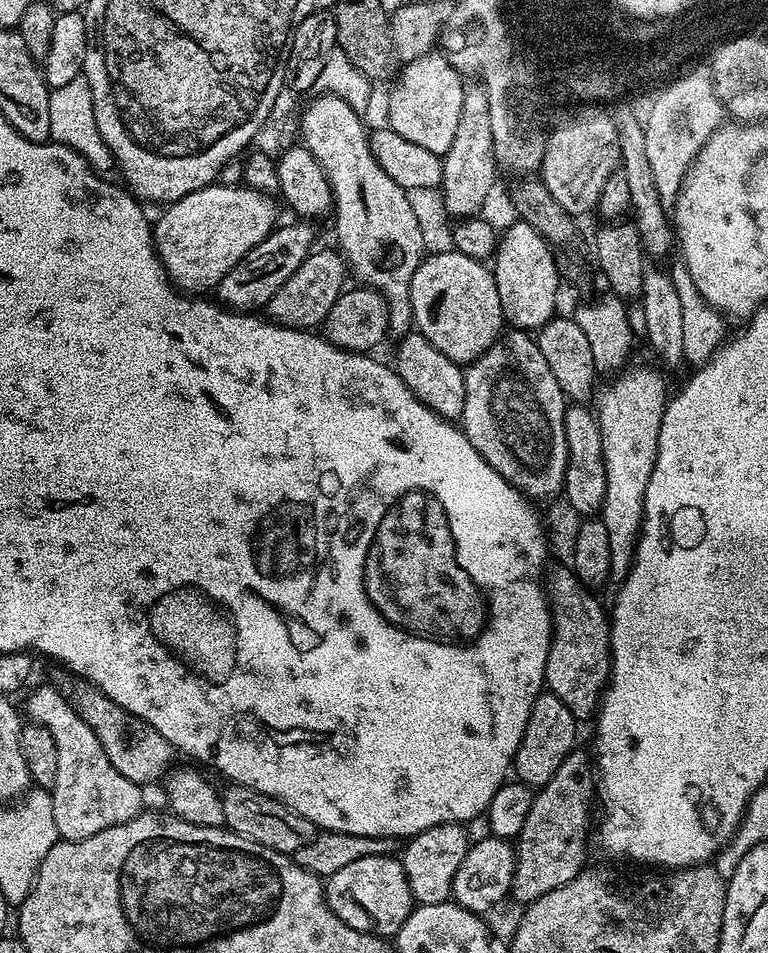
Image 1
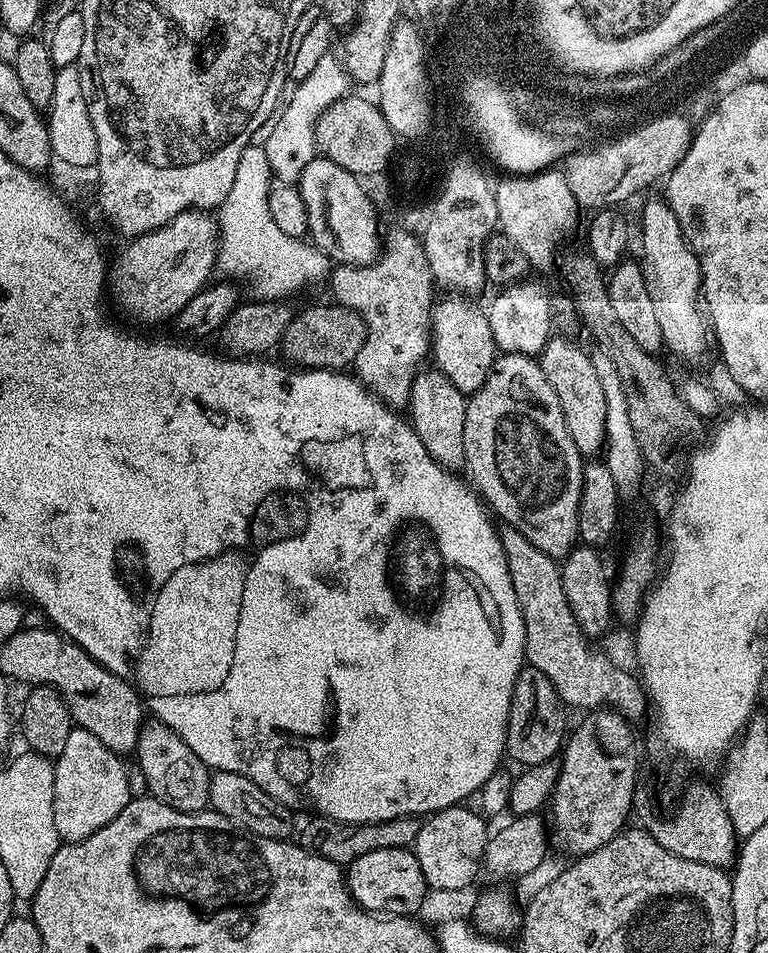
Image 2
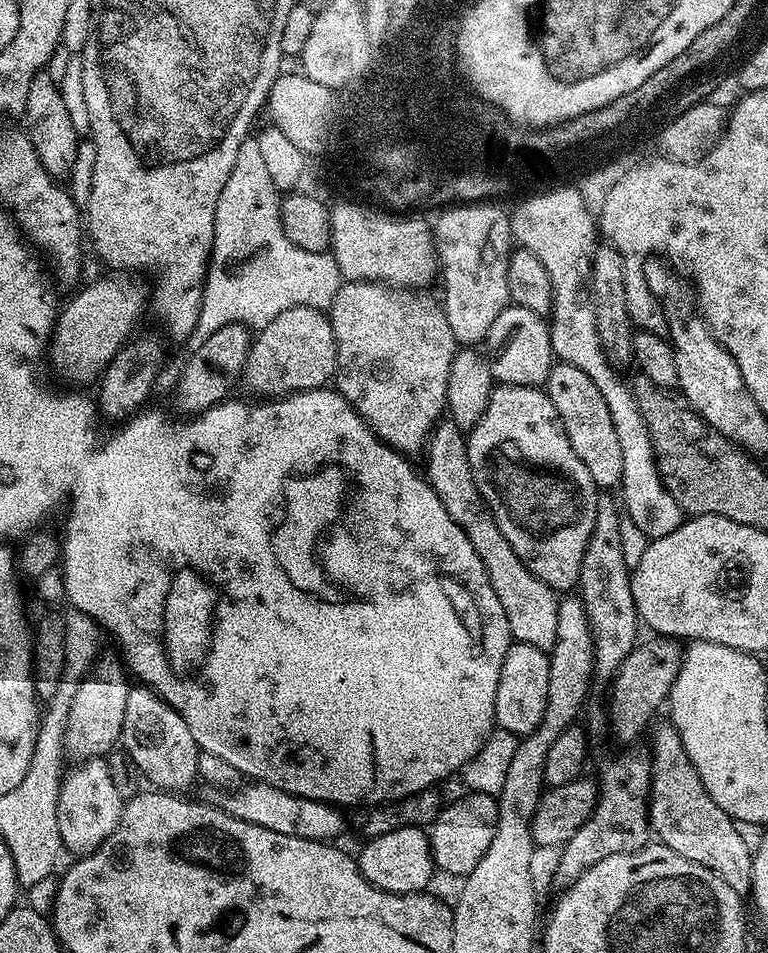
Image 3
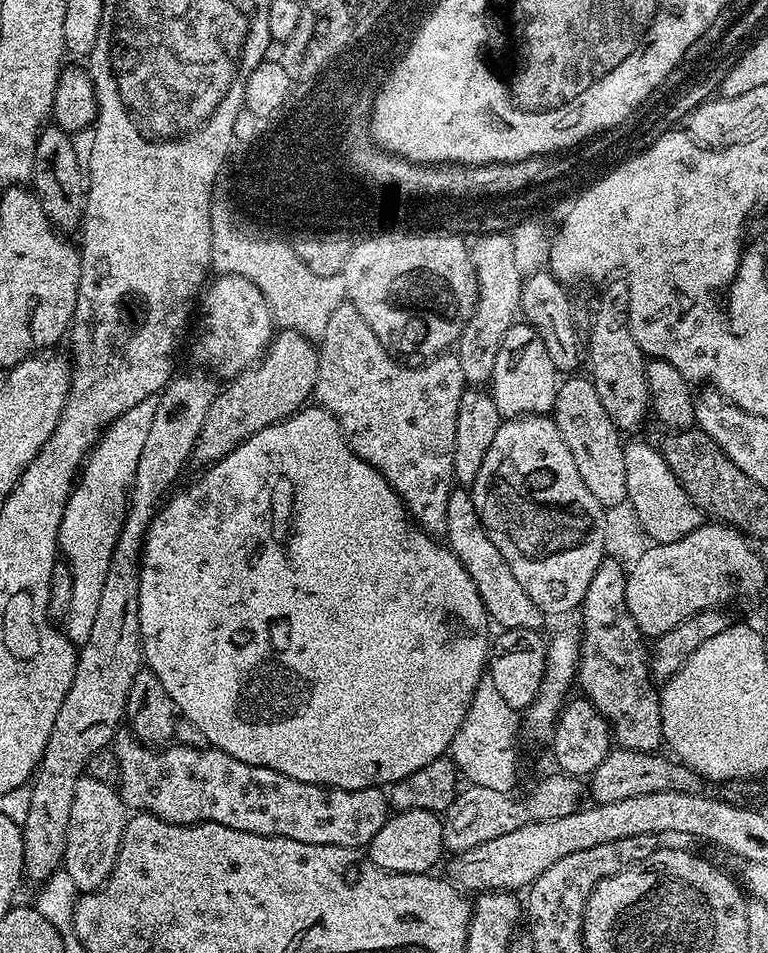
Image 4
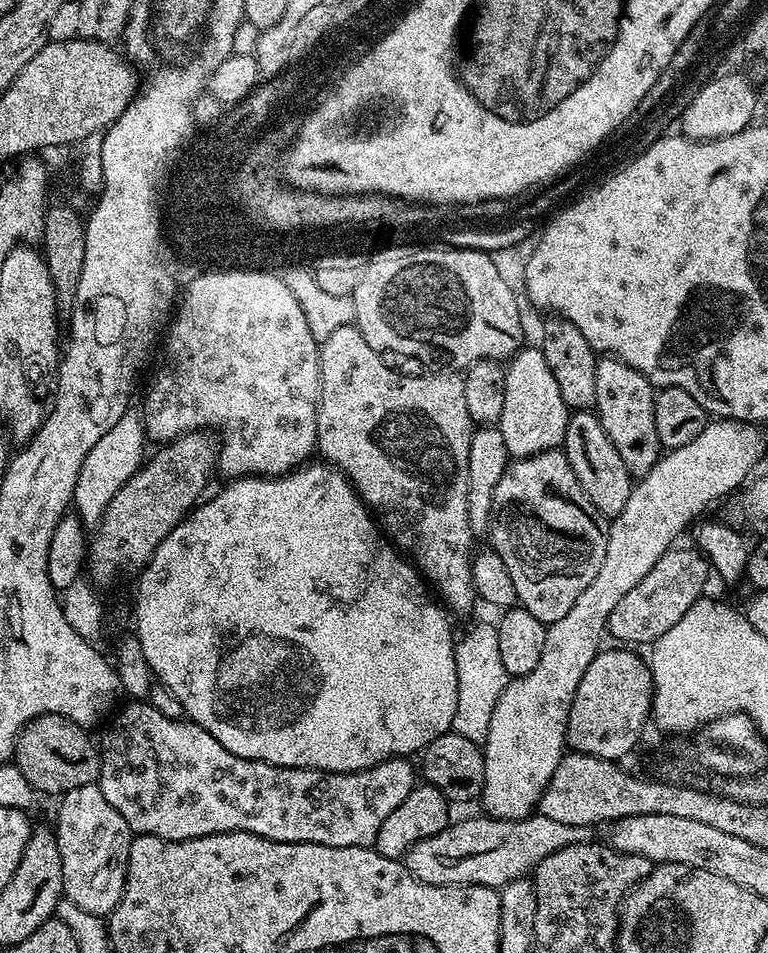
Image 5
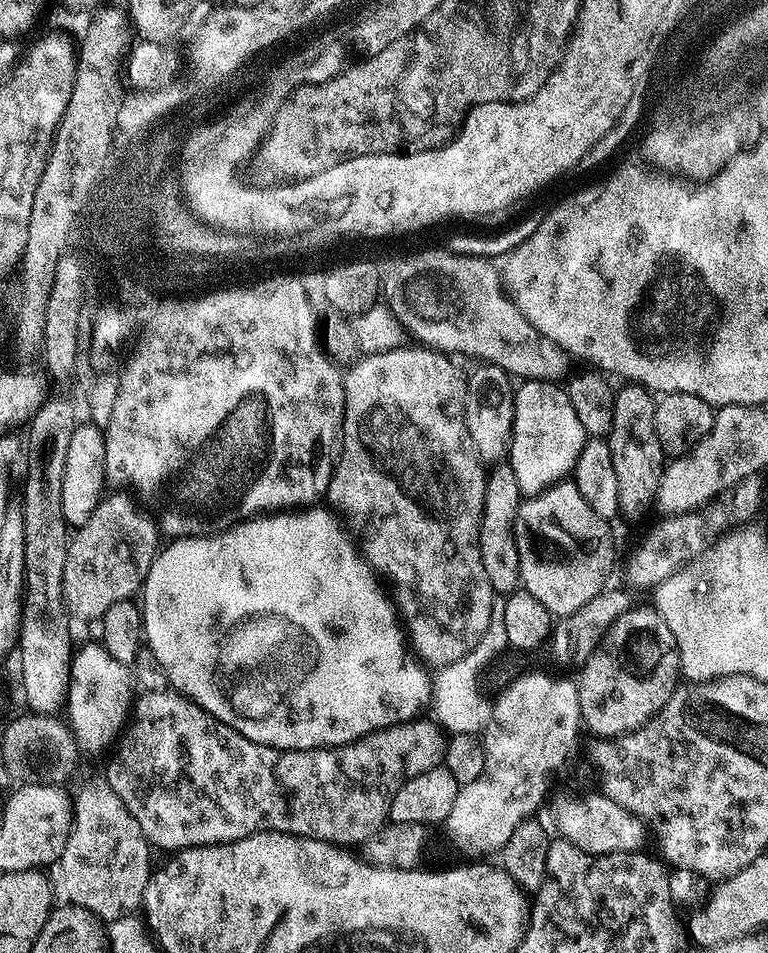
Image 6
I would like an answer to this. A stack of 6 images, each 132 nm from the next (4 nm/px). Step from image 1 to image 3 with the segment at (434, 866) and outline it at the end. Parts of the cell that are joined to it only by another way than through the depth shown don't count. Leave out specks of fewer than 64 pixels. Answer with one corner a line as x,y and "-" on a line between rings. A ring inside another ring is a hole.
469,791
461,800
453,804
445,803
440,809
438,818
430,825
428,841
432,847
432,863
448,876
463,878
478,866
478,862
486,854
490,842
494,839
496,819
496,796

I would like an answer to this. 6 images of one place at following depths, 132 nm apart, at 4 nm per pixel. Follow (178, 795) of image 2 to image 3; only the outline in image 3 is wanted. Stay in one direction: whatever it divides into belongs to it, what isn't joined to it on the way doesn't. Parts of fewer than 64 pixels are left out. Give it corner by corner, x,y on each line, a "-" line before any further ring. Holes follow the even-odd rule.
129,687
120,744
135,771
144,780
148,779
153,789
184,794
192,783
197,783
201,750
194,742
194,734
190,734
190,726
186,726
182,714
171,708
152,687

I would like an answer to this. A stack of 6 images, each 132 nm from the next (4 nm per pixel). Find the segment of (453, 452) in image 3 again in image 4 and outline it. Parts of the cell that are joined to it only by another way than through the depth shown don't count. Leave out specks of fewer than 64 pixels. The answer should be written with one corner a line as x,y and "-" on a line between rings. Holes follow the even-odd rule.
460,486
453,487
450,502
446,502
446,526
443,535
448,536
447,547
451,548
460,565
466,570
466,574
470,574
474,586
478,588
478,598
482,598
484,611
493,625
500,624
501,629
541,627
540,608
534,606
534,602
530,602
530,594
522,590
518,578
514,578
510,566
506,566
506,558
502,558
502,554
498,554
498,546
490,542
478,518
478,510
472,501
471,491

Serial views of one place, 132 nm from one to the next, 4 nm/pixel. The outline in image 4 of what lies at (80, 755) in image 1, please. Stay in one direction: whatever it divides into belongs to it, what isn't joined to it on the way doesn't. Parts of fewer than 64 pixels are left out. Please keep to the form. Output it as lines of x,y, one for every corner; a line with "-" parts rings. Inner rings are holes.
83,775
74,786
74,807
70,809
70,830
66,834
63,871
70,874
77,893
94,892
108,880
122,842
126,809
113,785

